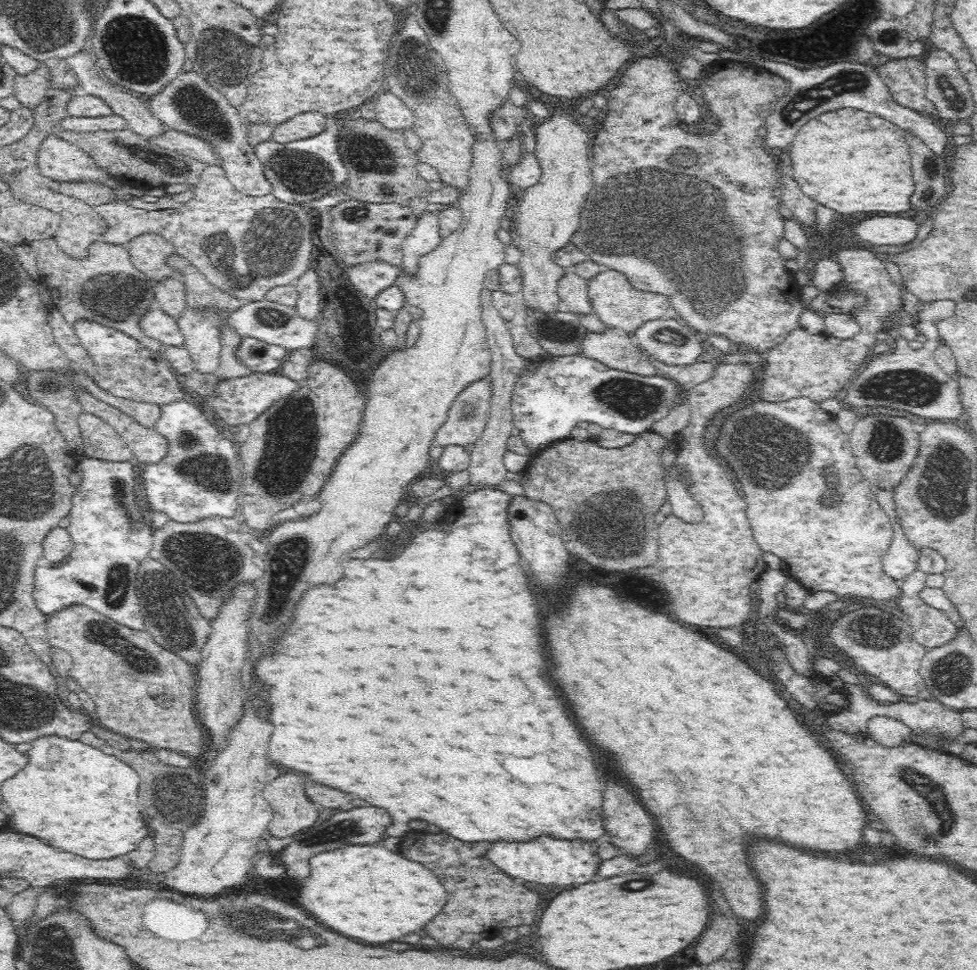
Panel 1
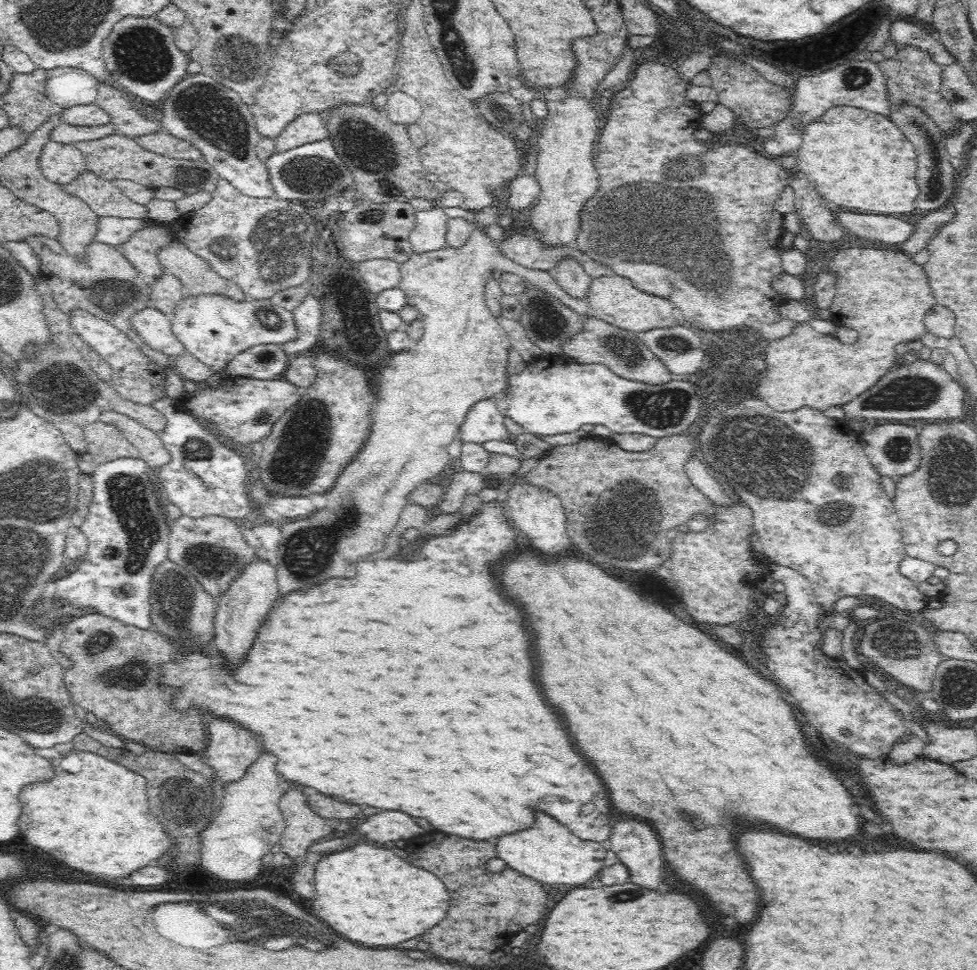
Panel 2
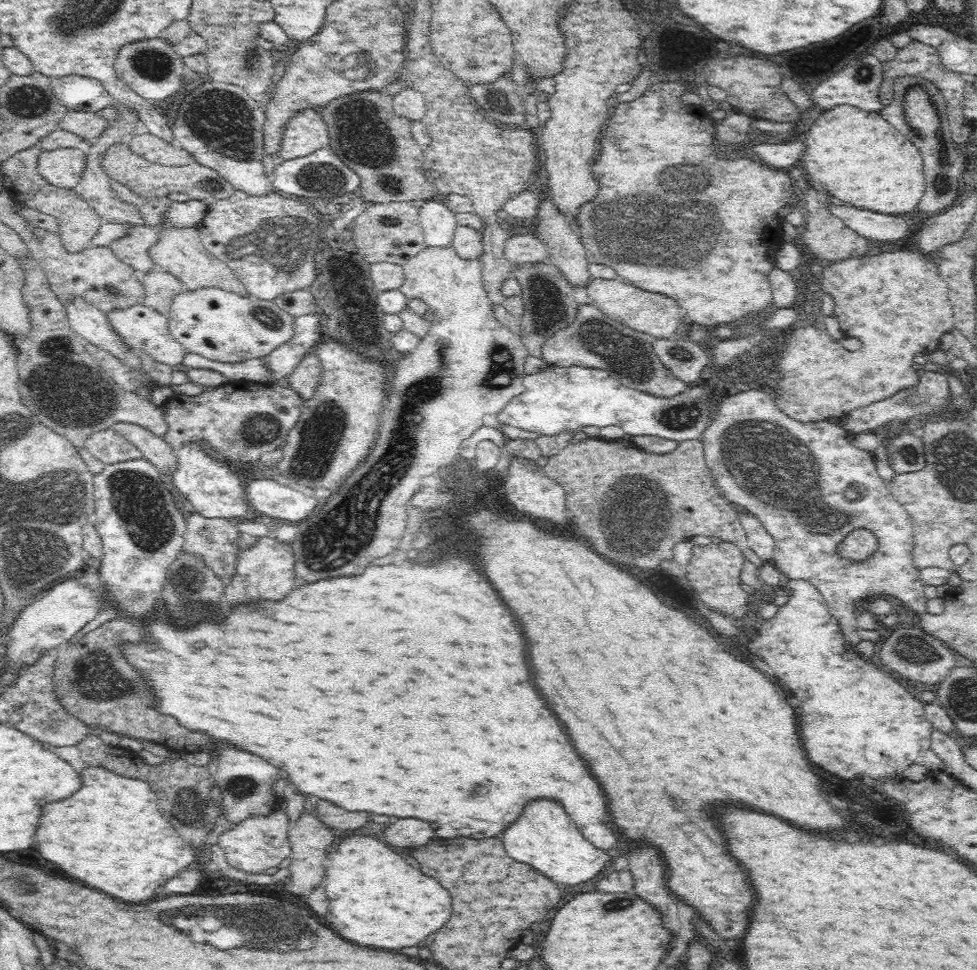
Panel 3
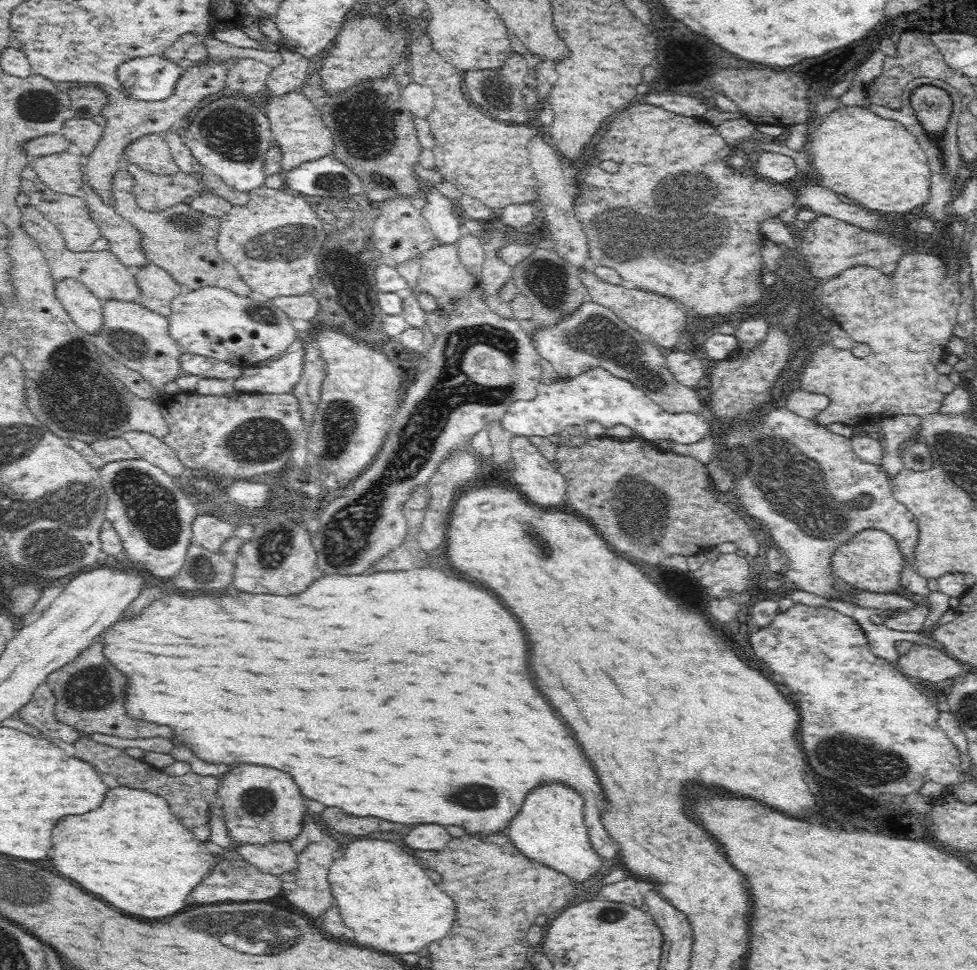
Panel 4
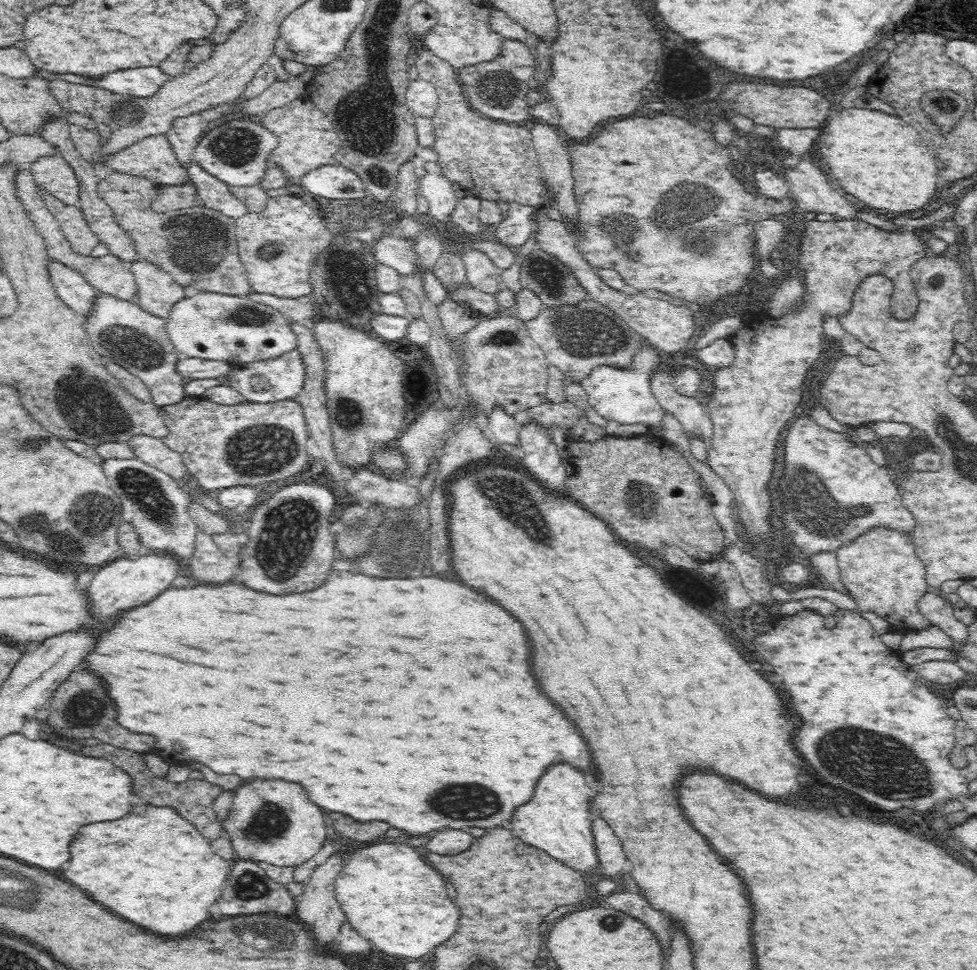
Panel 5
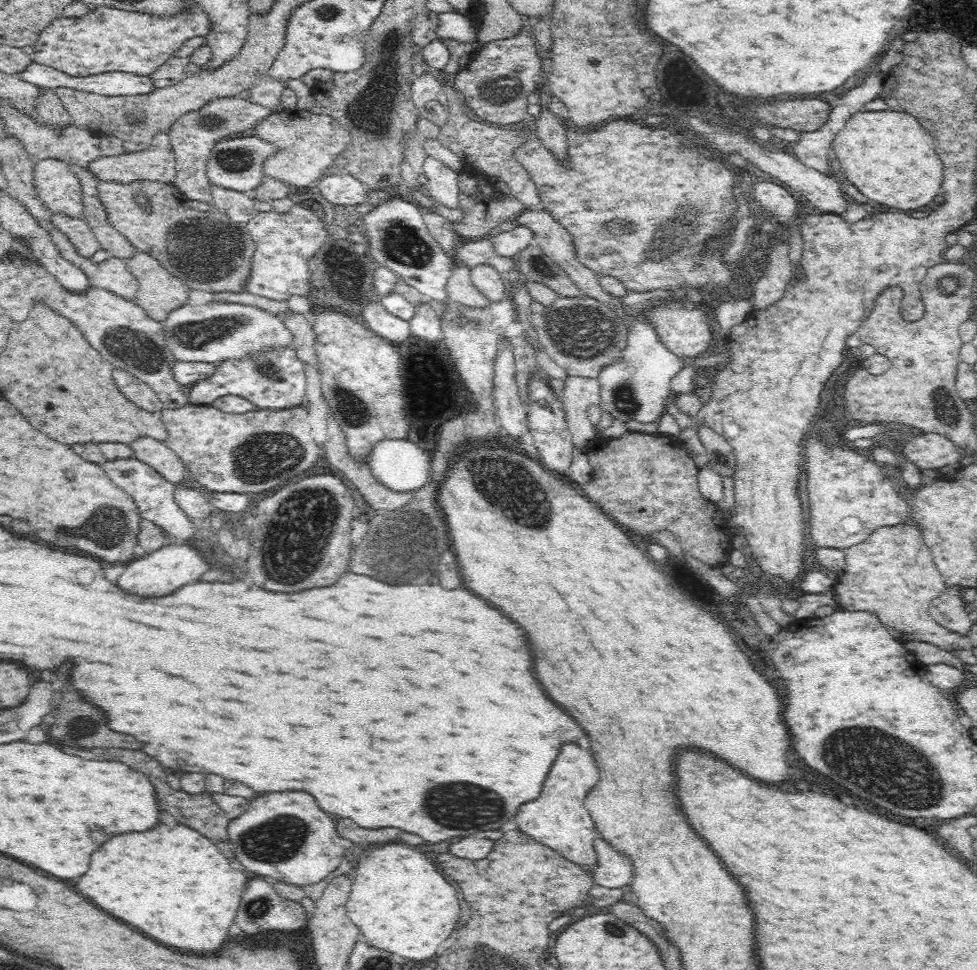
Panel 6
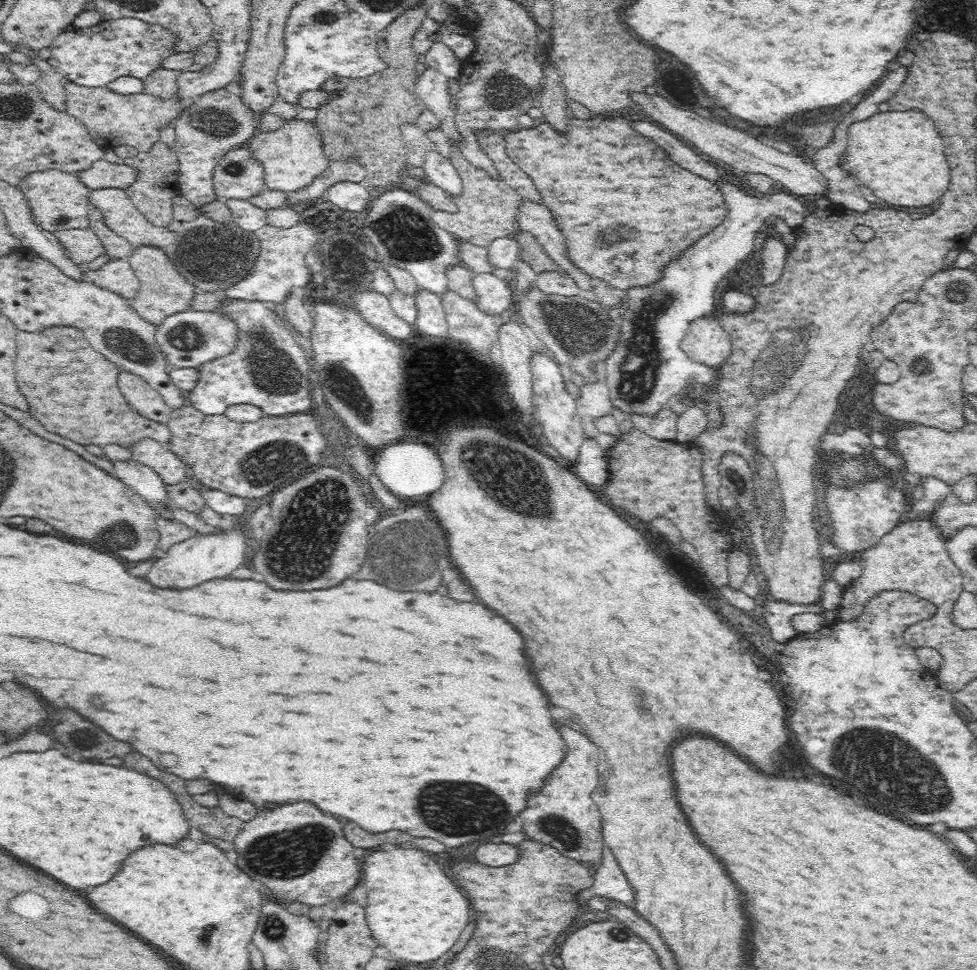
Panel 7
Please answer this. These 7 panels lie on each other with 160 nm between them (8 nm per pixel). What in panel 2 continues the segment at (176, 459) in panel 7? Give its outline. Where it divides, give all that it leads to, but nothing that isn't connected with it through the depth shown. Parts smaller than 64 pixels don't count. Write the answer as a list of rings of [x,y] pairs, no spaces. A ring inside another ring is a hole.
[[[102,410],[99,420],[123,431],[123,435],[139,450],[142,458],[151,469],[155,469],[167,463],[171,454],[158,437],[158,434],[147,429],[137,420],[114,412],[114,410]]]

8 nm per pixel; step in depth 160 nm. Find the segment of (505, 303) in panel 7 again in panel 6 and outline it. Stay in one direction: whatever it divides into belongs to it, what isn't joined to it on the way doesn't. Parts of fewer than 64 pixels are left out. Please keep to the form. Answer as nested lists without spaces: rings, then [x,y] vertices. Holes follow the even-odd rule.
[[[488,263],[473,266],[470,269],[470,278],[473,285],[492,302],[509,296],[509,288],[504,275]]]

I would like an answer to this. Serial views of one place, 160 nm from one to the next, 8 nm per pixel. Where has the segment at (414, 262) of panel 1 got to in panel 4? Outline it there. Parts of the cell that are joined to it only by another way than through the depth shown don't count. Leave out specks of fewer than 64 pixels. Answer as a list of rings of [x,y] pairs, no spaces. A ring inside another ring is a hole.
[[[424,184],[427,192],[426,204],[420,211],[424,219],[430,224],[432,234],[439,244],[453,244],[463,233],[464,218],[458,216],[454,208],[454,201],[442,194],[433,184]]]

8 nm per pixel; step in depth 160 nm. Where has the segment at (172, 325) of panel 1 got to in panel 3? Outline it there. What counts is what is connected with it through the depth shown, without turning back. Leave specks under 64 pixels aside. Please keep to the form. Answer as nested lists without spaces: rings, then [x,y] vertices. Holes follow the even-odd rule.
[[[144,303],[131,306],[130,308],[114,310],[106,315],[113,324],[114,329],[124,337],[126,344],[132,345],[140,353],[150,354],[156,361],[170,366],[183,362],[187,350],[170,332],[168,315],[156,312]]]

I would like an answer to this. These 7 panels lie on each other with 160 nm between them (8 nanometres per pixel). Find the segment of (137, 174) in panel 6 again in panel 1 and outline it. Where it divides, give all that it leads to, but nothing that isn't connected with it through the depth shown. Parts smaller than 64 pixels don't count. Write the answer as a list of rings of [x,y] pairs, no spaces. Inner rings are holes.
[[[170,129],[163,136],[151,141],[162,149],[192,157],[194,160],[206,165],[220,167],[220,164],[222,164],[222,159],[218,157],[215,147],[210,142],[198,136],[188,134],[186,131]]]

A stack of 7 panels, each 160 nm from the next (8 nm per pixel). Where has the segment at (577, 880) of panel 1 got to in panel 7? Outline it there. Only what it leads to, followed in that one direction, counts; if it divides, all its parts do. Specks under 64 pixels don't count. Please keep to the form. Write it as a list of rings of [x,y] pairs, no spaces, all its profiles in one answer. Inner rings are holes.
[[[562,728],[564,742],[568,752],[562,764],[548,776],[548,782],[540,790],[542,794],[534,794],[528,798],[526,812],[520,814],[524,822],[524,834],[532,839],[557,848],[564,856],[577,861],[593,860],[601,856],[602,833],[600,832],[601,818],[596,805],[590,800],[590,792],[596,788],[596,764],[598,750],[596,746],[582,734]]]

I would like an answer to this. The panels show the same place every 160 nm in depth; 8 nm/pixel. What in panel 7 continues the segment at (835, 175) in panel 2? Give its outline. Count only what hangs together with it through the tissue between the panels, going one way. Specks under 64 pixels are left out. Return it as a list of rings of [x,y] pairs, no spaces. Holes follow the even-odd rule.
[[[880,112],[866,120],[854,122],[848,130],[846,152],[842,156],[842,163],[846,164],[846,172],[852,174],[862,186],[872,188],[874,196],[886,200],[888,204],[896,206],[928,206],[938,196],[944,194],[948,186],[948,164],[944,160],[944,150],[938,132],[932,126],[932,120],[920,112]]]

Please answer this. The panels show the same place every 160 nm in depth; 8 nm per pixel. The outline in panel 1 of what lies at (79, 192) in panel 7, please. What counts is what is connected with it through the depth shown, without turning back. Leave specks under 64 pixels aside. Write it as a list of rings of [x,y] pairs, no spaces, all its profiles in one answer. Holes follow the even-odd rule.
[[[55,133],[40,143],[37,163],[39,173],[55,181],[99,182],[112,189],[120,185],[81,146],[74,146]]]

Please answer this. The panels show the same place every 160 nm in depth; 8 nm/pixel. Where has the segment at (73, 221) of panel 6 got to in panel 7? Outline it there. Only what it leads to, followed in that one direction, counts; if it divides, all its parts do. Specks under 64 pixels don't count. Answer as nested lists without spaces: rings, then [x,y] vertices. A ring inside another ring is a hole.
[[[89,226],[60,228],[52,233],[67,248],[68,257],[80,266],[105,252],[100,238]]]

